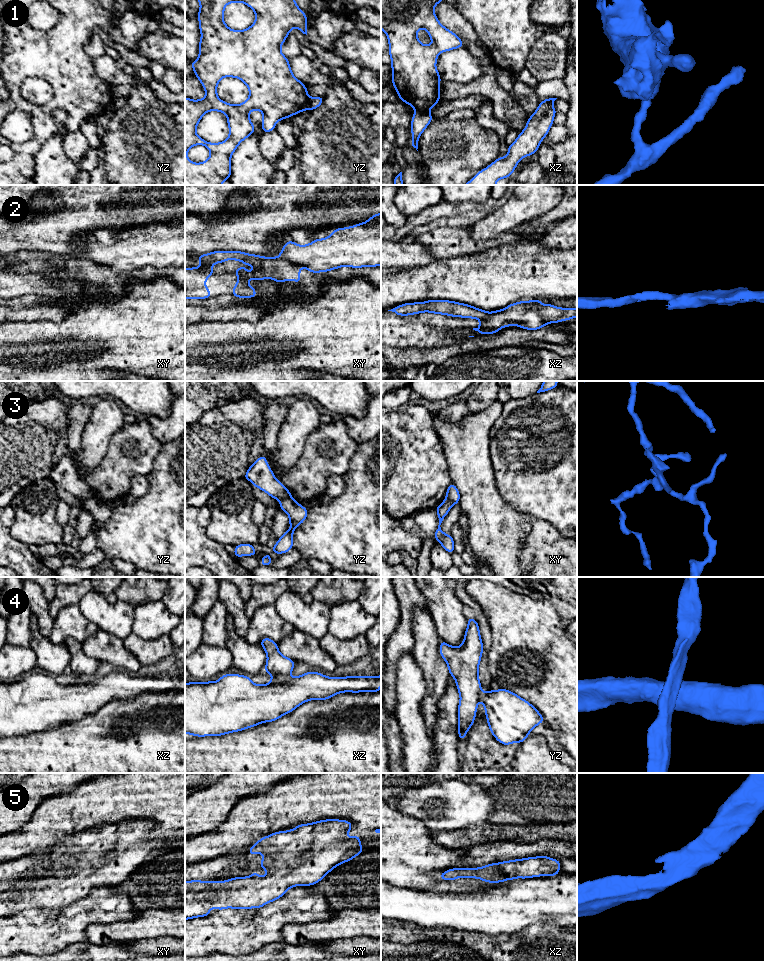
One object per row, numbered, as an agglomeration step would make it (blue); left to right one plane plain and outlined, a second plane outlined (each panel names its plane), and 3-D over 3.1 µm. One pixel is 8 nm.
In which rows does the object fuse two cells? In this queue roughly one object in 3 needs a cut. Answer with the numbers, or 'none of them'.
1, 2, 3, 4

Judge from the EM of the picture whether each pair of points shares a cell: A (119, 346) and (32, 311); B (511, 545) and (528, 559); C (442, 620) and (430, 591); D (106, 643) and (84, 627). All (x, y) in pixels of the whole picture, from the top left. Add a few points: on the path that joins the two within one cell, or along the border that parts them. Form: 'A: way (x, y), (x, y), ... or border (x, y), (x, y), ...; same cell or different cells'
A: border (72, 308), (72, 311), (59, 322), (35, 322); different cells
B: border (528, 530), (520, 547), (518, 555), (519, 566); different cells
C: way (442, 613), (442, 603), (437, 598); same cell
D: border (98, 629), (81, 643); different cells

